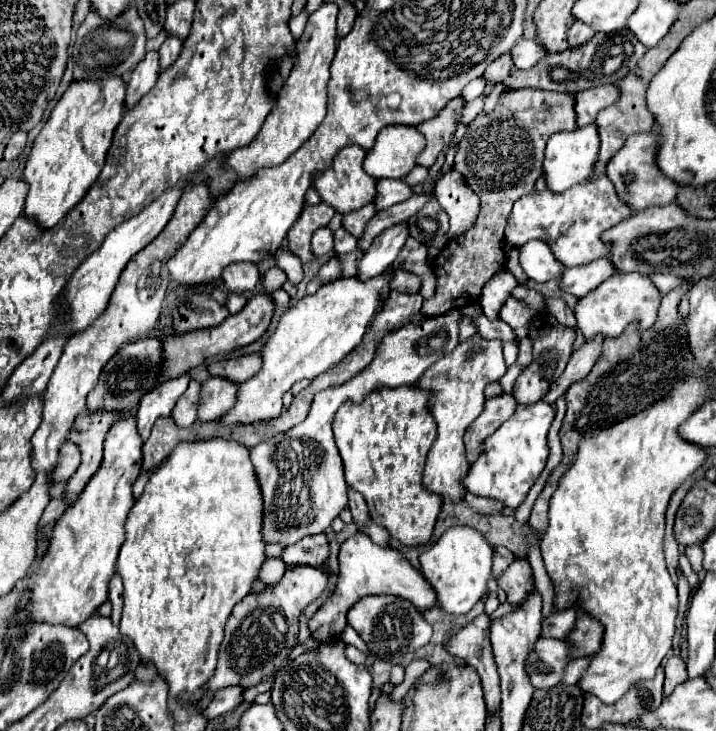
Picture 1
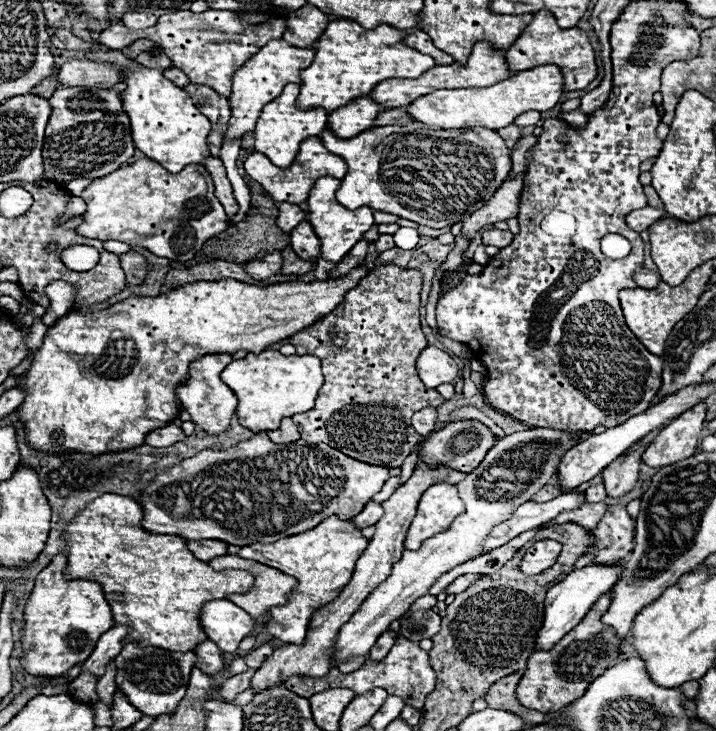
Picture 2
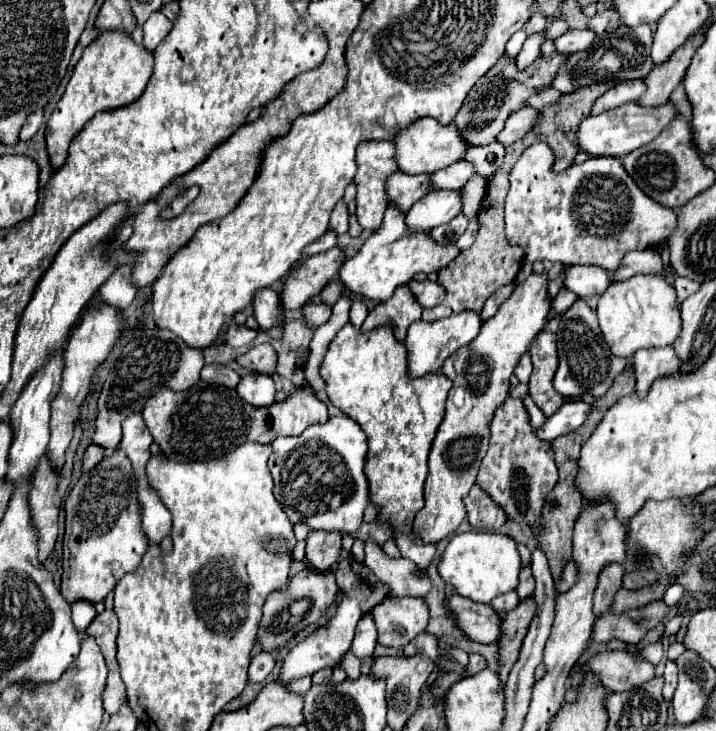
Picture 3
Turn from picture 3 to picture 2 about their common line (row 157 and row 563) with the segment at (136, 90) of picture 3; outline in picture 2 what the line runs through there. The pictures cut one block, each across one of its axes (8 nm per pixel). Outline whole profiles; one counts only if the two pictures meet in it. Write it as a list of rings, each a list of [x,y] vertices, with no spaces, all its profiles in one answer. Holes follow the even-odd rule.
[[[60,552],[36,576],[34,590],[24,608],[24,656],[20,662],[34,676],[60,676],[60,672],[68,672],[78,662],[84,662],[96,646],[94,642],[114,626],[102,586],[92,580],[64,580],[64,568],[66,552]]]

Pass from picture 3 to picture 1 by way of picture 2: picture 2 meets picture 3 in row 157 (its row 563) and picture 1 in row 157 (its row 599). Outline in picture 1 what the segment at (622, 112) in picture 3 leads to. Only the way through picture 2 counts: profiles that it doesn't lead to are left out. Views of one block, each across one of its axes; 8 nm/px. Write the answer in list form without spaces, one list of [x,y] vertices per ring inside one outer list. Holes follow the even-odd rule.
[[[588,124],[584,128],[576,128],[572,132],[556,132],[546,144],[546,160],[544,160],[544,176],[546,184],[552,192],[564,192],[576,184],[582,184],[592,178],[596,170],[600,150],[600,134],[596,124]]]

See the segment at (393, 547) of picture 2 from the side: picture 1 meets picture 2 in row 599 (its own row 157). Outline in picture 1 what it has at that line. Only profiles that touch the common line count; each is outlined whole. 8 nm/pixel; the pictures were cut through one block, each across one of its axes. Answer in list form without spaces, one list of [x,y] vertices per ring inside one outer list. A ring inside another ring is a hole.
[[[348,146],[348,148],[338,152],[336,162],[332,164],[332,170],[328,170],[328,174],[320,174],[320,178],[316,178],[316,186],[314,188],[318,190],[320,198],[324,202],[328,202],[340,214],[356,212],[356,210],[364,208],[366,204],[374,202],[374,198],[376,198],[378,180],[364,172],[364,158],[366,158],[366,150],[364,148]]]

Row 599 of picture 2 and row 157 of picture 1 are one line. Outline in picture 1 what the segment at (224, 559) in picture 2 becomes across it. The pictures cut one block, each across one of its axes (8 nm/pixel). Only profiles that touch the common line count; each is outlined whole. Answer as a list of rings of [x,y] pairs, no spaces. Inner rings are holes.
[[[324,2],[314,14],[310,14],[306,30],[298,40],[298,62],[292,68],[286,86],[278,94],[276,110],[266,118],[262,130],[250,142],[248,150],[232,152],[224,164],[224,170],[232,170],[236,174],[236,184],[252,178],[256,172],[264,168],[272,168],[284,162],[314,134],[316,126],[324,120],[326,84],[330,78],[330,62],[336,54],[336,42],[338,42],[336,18],[338,18],[338,6],[332,2]]]

